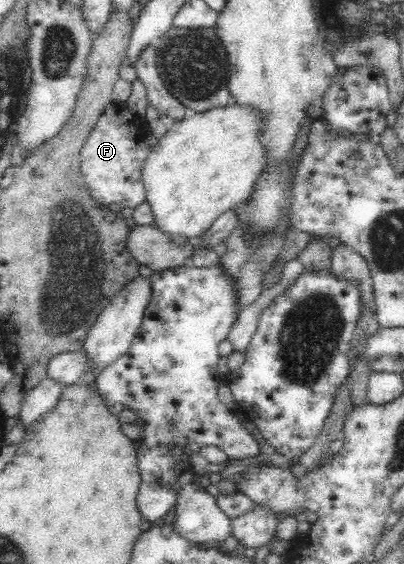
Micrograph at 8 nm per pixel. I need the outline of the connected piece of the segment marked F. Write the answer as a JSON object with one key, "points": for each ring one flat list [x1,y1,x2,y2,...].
{"points":[[126,102,122,104,109,103,97,119,95,127,80,149,80,173,83,174,84,183,88,193,95,201,101,202,105,207,109,203,119,203,122,207,137,207,138,203,145,202,145,188,141,179,141,170,152,146,144,140,148,129,141,122,141,117,133,113]]}

